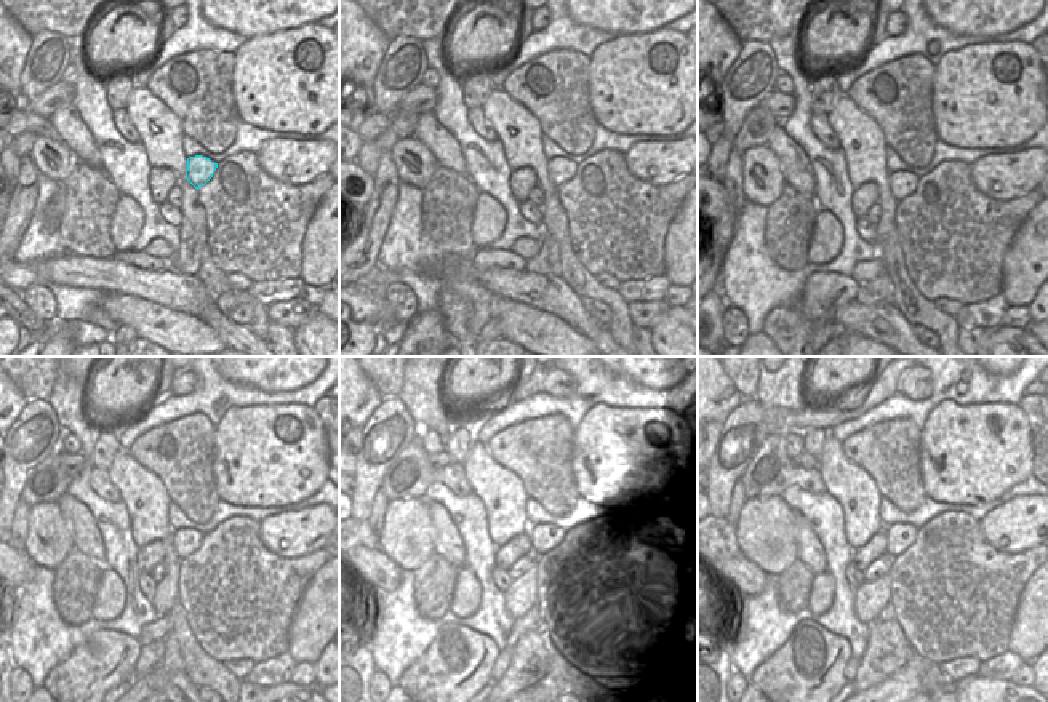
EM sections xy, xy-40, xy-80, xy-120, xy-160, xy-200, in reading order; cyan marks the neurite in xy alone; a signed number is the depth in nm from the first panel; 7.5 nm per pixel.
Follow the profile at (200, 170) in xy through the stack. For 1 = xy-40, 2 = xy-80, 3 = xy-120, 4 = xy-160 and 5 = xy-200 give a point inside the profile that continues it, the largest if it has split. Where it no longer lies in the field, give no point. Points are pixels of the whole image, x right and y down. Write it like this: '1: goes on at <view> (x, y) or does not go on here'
1: goes on at xy-40 (560, 170)
2: goes on at xy-80 (903, 184)
3: goes on at xy-120 (186, 541)
4: goes on at xy-160 (544, 538)
5: goes on at xy-200 (901, 536)

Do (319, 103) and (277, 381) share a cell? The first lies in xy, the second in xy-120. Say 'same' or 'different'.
different

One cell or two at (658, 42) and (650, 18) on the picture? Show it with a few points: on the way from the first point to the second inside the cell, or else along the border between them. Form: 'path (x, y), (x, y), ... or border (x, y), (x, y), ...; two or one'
border (664, 26), (655, 31), (618, 35); two

